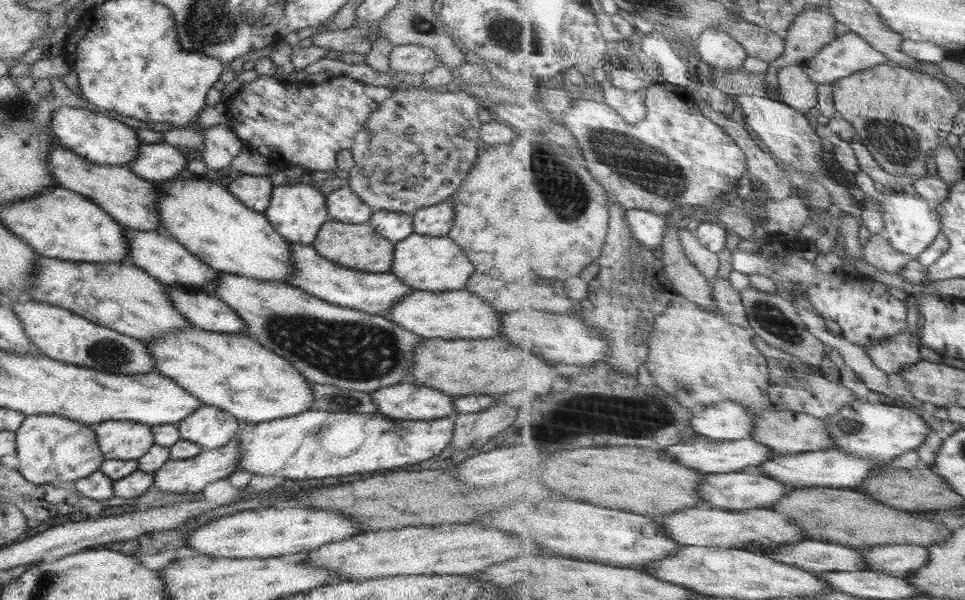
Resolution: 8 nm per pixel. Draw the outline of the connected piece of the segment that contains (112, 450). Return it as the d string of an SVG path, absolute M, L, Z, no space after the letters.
M102 421L93 428L106 460L138 461L155 444L151 426L138 421Z

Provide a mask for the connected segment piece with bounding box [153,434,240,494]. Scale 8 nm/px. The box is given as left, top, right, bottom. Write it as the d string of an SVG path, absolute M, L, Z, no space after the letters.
M237 434L228 442L227 446L218 448L217 450L202 449L200 454L195 458L187 460L168 460L162 467L154 473L153 486L162 490L162 492L200 492L206 484L215 482L216 480L227 479L236 471L237 459L239 458L240 438Z

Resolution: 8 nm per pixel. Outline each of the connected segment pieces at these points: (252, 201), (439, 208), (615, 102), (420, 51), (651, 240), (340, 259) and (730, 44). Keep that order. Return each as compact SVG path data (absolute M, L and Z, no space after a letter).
M236 174L227 189L248 208L263 213L270 204L274 184L268 176Z
M448 198L444 202L418 209L413 214L414 233L433 237L446 237L454 222L454 202Z
M607 85L603 91L606 102L616 108L627 122L639 124L649 116L649 91L647 89L636 92Z
M414 44L394 45L389 60L391 71L408 74L416 80L425 72L442 65L434 51Z
M632 209L628 212L628 223L634 237L646 243L653 251L663 244L668 231L668 219L657 212L646 209Z
M331 219L324 222L310 245L317 254L325 259L349 269L368 271L369 273L388 273L392 268L392 255L395 245L392 241L376 233L368 222L352 224Z
M708 28L698 40L697 52L702 60L719 69L736 70L747 65L750 56L743 44L735 40L726 31Z

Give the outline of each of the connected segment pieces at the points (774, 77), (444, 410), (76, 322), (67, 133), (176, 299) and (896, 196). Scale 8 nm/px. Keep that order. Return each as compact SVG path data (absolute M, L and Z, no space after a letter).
M826 9L805 11L804 14L795 20L791 30L785 36L786 52L784 52L780 58L776 58L776 60L767 63L763 68L766 72L766 78L768 78L768 82L770 82L770 92L768 92L770 93L770 96L768 97L775 100L780 100L782 97L778 76L781 68L802 64L808 59L816 58L818 54L822 53L822 50L825 50L828 46L836 43L836 40L841 36L836 28L838 23L838 19Z
M412 382L386 386L370 395L376 403L376 411L392 418L424 421L455 417L458 413L452 395Z
M20 300L10 303L10 308L22 321L26 335L39 352L58 362L102 370L106 374L150 374L154 371L156 361L152 360L152 351L139 338L120 334L120 331L97 325L79 314L48 303Z
M61 104L53 113L50 132L60 146L66 150L72 150L84 160L99 165L115 167L130 166L130 161L136 159L136 153L140 149L140 138L136 136L136 129L118 120L107 118L101 113L94 113L84 108L70 108Z
M169 287L168 297L172 299L172 305L198 329L247 336L244 319L213 294L182 287Z
M861 170L857 173L857 176L856 184L858 184L859 188L866 195L876 198L876 202L880 204L880 211L886 226L885 235L896 249L918 258L936 242L943 230L942 215L940 215L937 204L920 194L878 192L873 188L873 178L866 171Z

